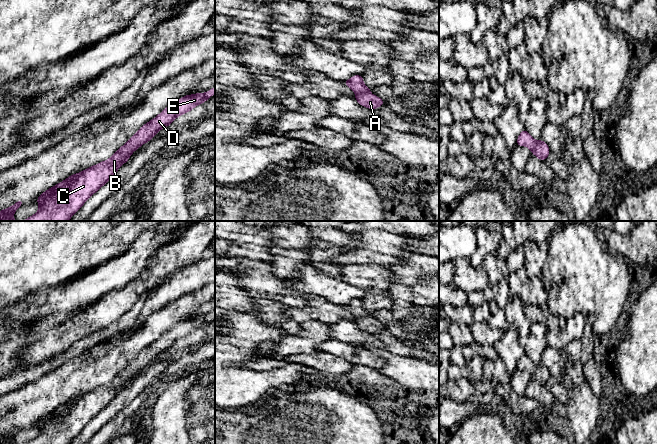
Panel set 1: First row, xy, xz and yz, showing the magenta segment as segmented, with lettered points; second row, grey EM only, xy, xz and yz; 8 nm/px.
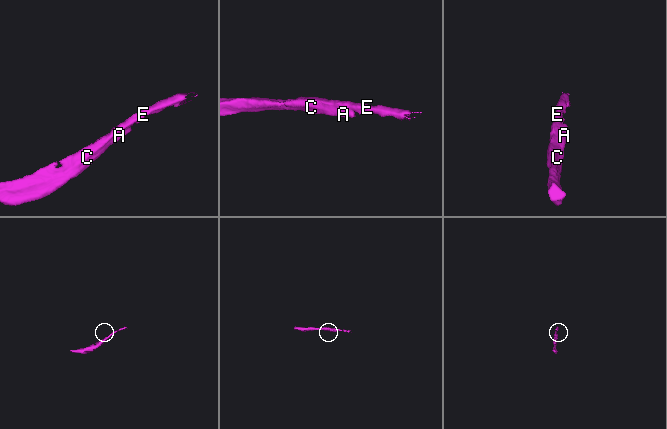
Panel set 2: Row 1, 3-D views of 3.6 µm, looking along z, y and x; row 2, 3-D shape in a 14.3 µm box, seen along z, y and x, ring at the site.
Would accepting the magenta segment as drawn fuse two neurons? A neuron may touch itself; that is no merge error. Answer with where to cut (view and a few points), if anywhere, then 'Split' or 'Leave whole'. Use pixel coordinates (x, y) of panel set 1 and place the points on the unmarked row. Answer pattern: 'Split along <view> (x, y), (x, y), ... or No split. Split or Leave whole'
No split. Leave whole

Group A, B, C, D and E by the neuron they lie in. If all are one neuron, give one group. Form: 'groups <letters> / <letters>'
groups A B C D E

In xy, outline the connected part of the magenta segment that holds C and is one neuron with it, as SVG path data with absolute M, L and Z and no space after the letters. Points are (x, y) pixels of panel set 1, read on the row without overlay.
M215 311L207 317L186 319L174 325L158 340L143 349L108 384L73 398L42 417L36 423L38 436L25 444L69 444L96 415L115 399L119 391L129 384L135 374L150 365L159 354L170 349L178 340L206 326L214 318Z

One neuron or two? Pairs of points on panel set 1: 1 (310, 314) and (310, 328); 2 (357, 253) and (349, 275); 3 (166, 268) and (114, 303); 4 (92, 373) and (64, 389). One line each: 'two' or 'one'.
1: two
2: two
3: one
4: one

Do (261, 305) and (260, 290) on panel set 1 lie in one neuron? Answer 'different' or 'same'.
different

